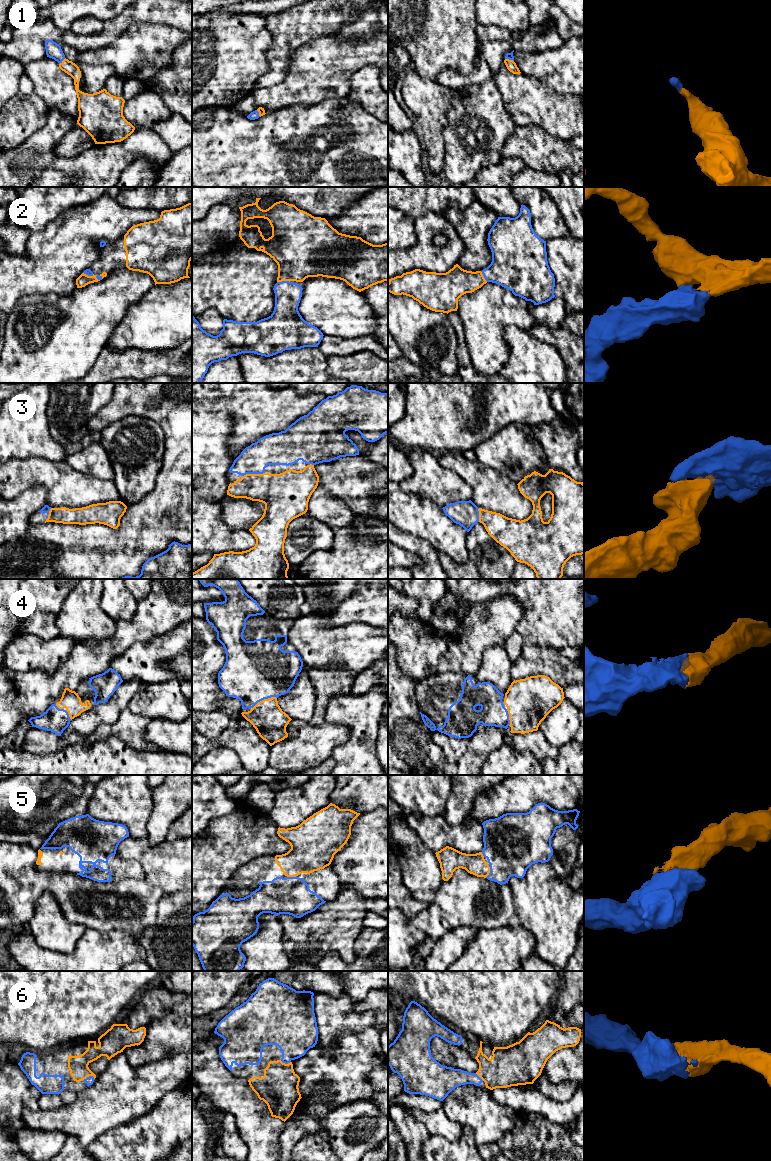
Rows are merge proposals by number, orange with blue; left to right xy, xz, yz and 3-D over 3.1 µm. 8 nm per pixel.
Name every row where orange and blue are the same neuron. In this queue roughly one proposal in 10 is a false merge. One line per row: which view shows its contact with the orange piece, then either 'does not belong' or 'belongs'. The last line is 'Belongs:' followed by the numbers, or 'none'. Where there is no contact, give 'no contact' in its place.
1: meets orange in xy; belongs
2: meets orange in xz; belongs
3: meets orange in xz; belongs
4: meets orange in xz; belongs
5: meets orange in yz; belongs
6: meets orange in xy; belongs
Belongs: 1, 2, 3, 4, 5, 6

